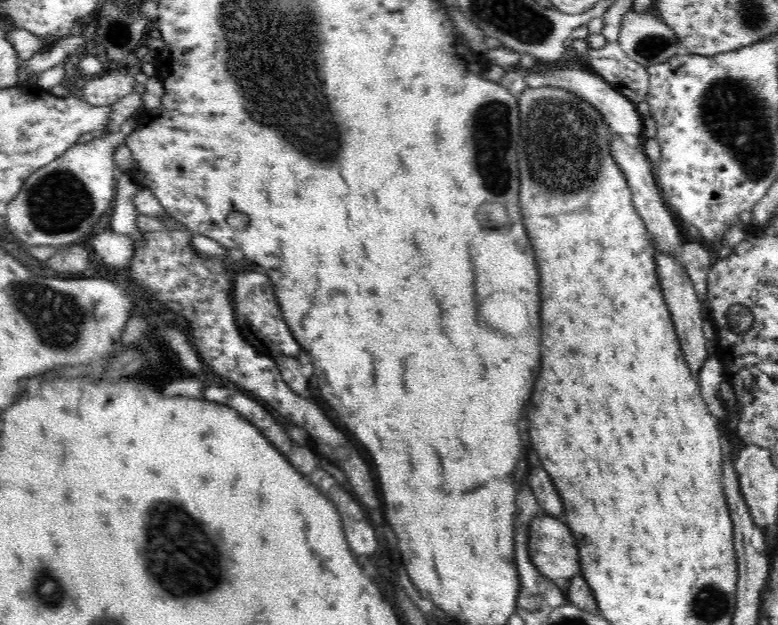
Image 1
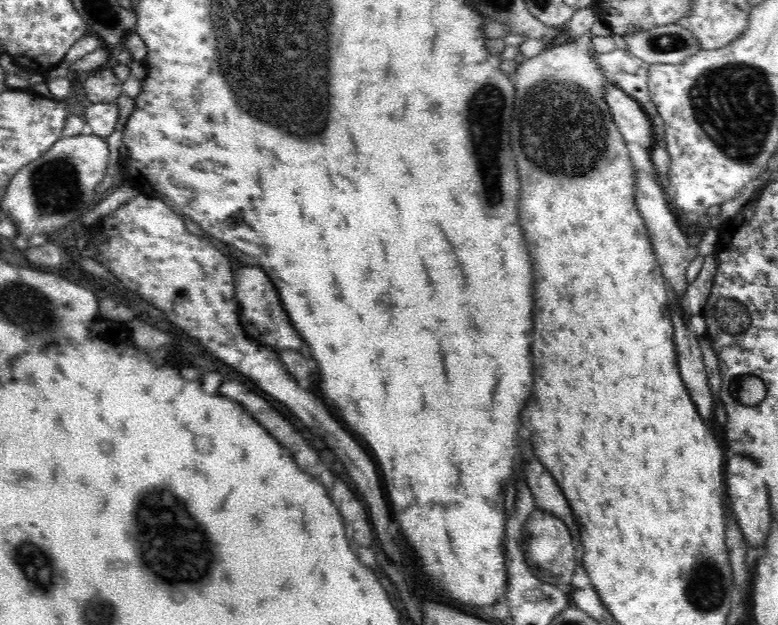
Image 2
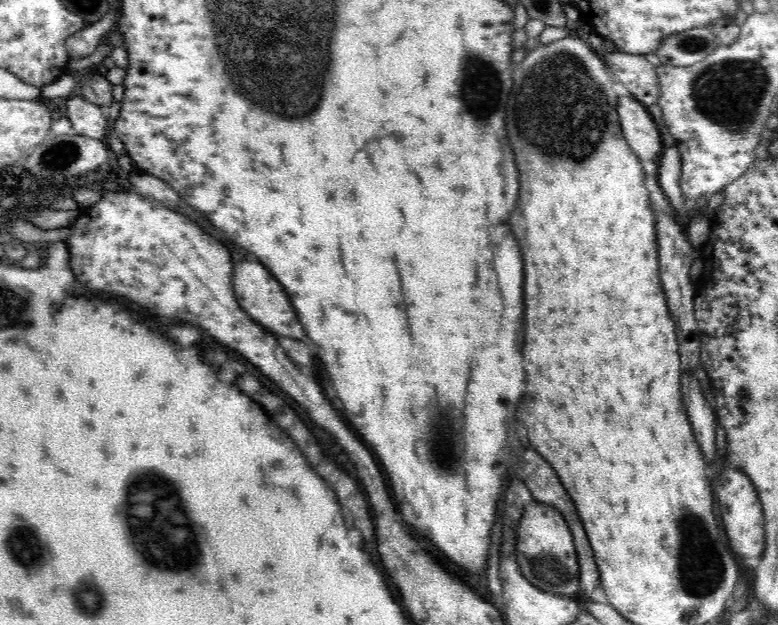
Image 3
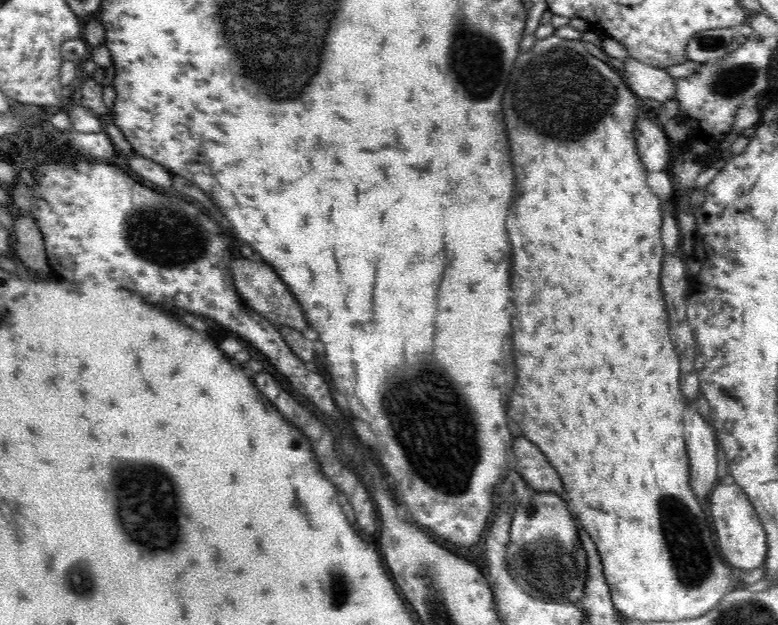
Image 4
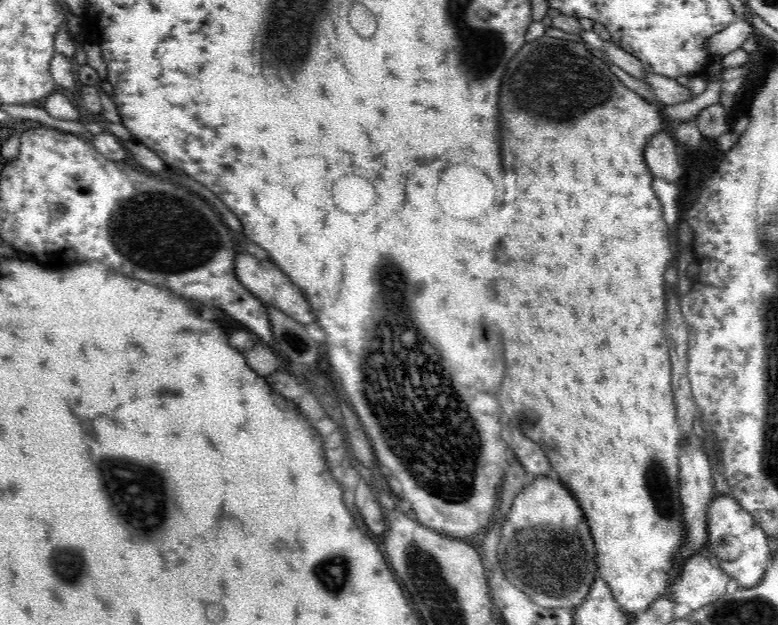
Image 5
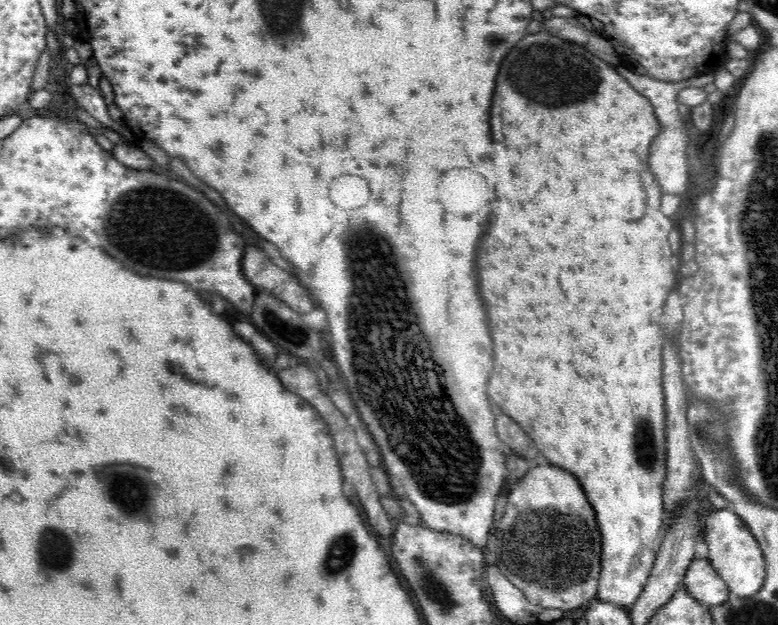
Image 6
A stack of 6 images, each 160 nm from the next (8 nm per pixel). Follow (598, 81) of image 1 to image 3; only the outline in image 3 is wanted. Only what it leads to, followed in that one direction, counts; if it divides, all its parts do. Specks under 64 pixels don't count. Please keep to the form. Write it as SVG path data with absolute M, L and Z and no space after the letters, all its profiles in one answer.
M630 94L618 98L622 132L640 160L658 162L663 151L661 132L646 106Z

